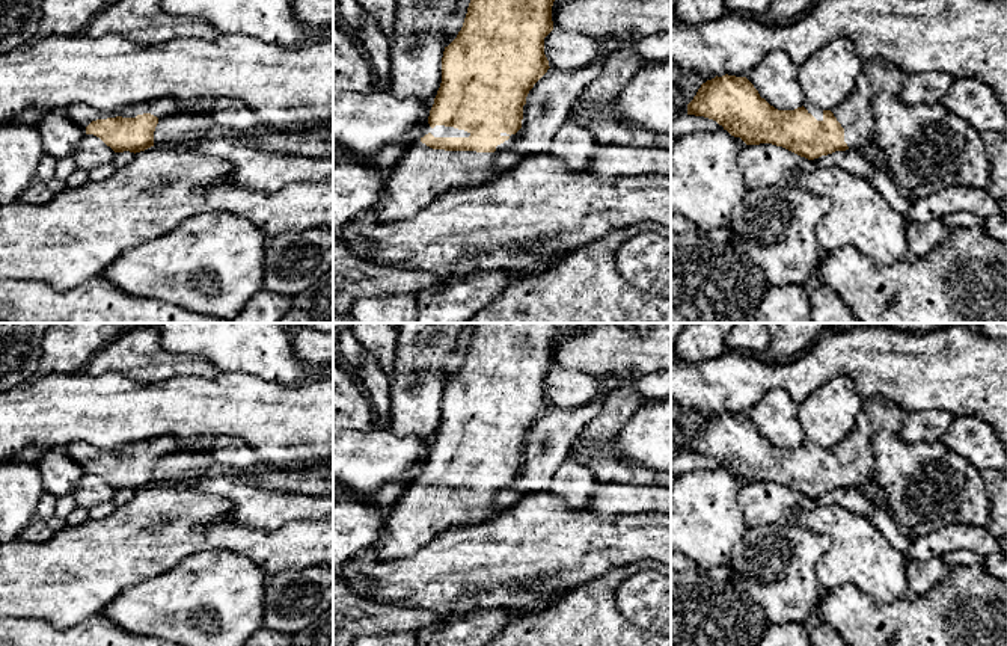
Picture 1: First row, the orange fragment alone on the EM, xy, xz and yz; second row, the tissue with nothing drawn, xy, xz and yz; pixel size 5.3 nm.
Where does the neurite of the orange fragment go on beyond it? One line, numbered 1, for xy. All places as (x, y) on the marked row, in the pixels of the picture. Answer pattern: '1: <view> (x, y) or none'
1: xy (82, 113)

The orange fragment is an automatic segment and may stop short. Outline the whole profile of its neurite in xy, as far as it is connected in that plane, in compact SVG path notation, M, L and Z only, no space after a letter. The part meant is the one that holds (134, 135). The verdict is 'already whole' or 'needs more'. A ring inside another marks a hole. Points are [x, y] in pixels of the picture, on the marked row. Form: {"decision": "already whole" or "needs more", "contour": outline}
{"decision": "needs more", "contour": "M164 97L118 112L99 112L84 103L75 103L65 115L80 125L86 134L99 137L115 152L140 152L154 146L154 131L160 116L176 113L176 101Z"}

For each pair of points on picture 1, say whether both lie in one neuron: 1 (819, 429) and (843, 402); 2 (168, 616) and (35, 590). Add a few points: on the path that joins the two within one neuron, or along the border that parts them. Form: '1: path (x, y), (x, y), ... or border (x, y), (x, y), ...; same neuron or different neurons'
1: path (825, 421), (835, 408); same neuron
2: border (137, 583), (125, 587), (101, 612); different neurons

